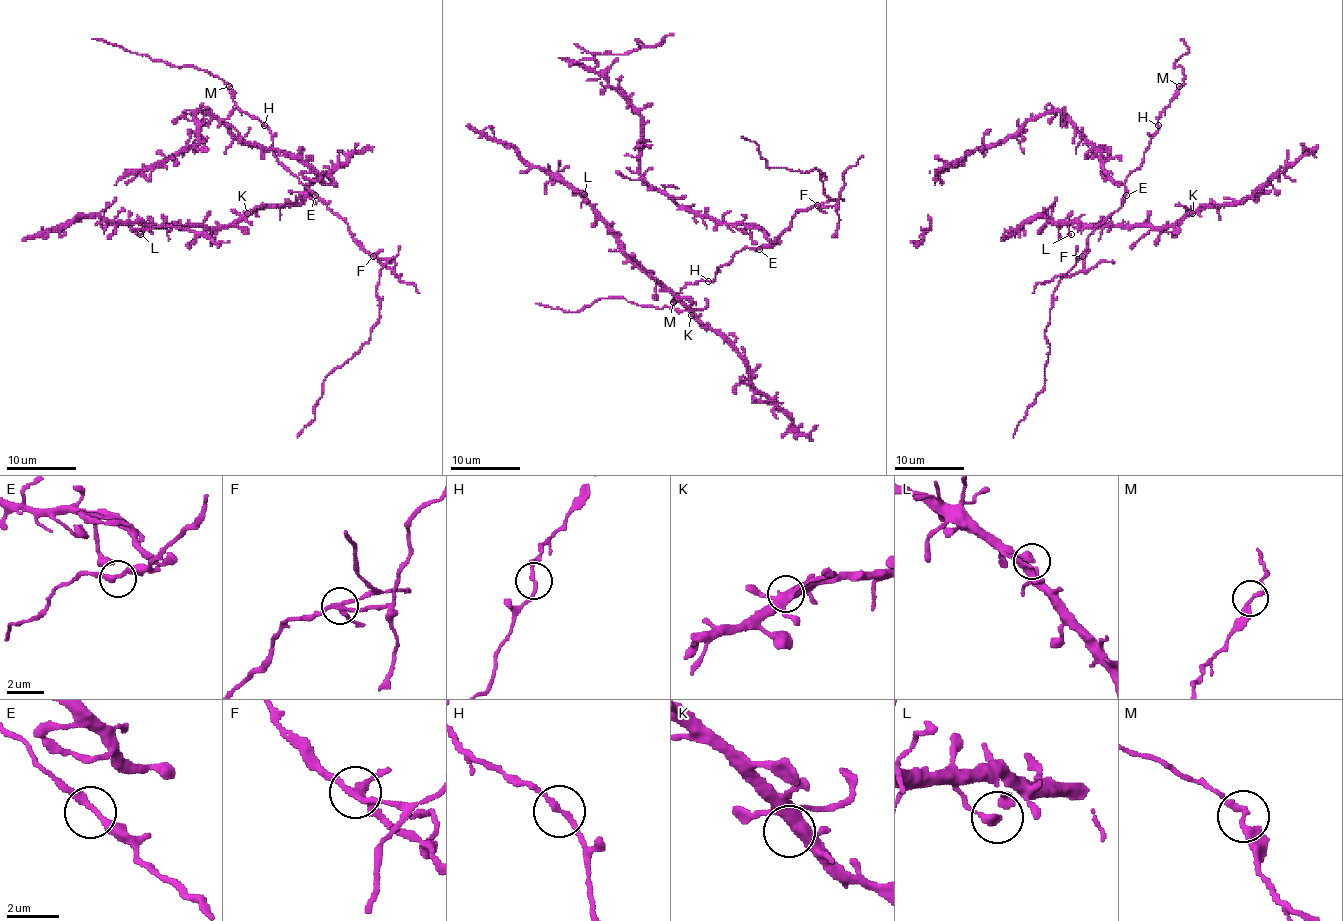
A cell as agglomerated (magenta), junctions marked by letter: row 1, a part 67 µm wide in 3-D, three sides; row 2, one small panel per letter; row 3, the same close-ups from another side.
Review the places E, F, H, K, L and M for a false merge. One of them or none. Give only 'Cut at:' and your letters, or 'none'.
Cut at: F

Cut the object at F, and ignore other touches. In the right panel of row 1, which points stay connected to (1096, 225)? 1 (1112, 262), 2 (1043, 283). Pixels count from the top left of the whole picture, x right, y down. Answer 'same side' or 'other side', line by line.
1: other side
2: other side

